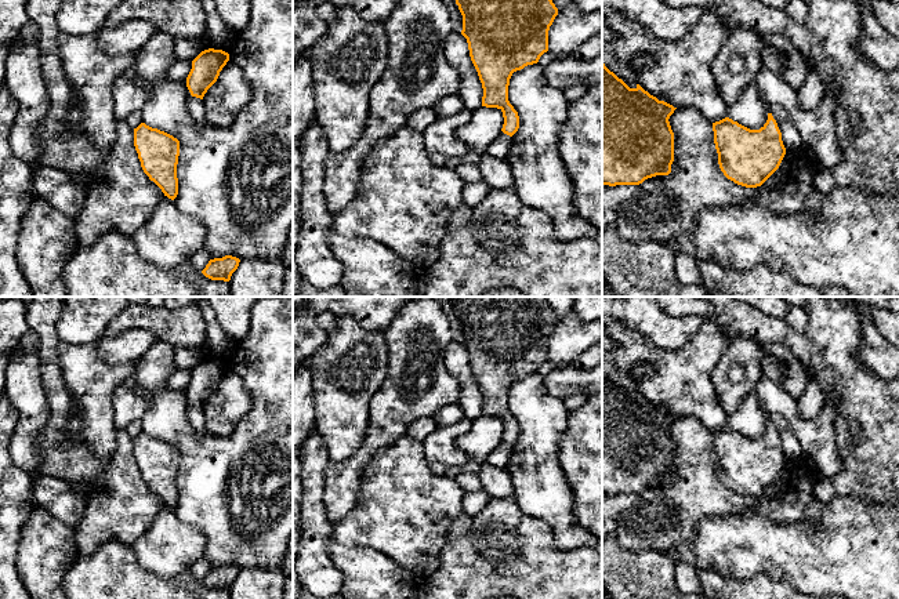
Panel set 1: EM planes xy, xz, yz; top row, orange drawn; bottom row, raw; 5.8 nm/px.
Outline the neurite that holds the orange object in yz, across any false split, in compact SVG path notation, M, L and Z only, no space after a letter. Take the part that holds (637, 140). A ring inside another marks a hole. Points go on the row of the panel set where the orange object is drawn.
M602 62L602 185L639 185L671 173L674 132L668 119L675 109L639 84L630 88Z

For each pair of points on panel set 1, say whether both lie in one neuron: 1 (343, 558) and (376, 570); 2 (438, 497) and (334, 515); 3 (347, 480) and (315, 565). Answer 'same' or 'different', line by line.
1: same
2: different
3: different

